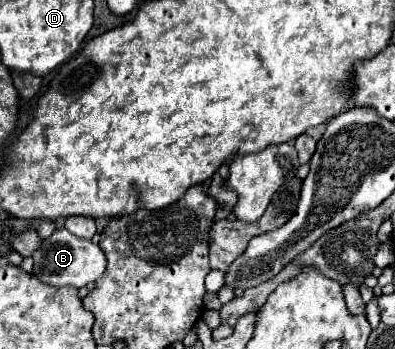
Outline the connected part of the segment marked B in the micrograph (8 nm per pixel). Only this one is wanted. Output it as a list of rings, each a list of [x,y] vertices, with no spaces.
[[[67,228],[55,230],[47,240],[41,242],[41,250],[33,252],[33,276],[37,276],[41,282],[61,288],[61,286],[87,286],[89,282],[95,282],[103,272],[105,272],[105,254],[103,250],[93,244],[91,240],[83,240],[77,238],[75,234],[71,234]]]

